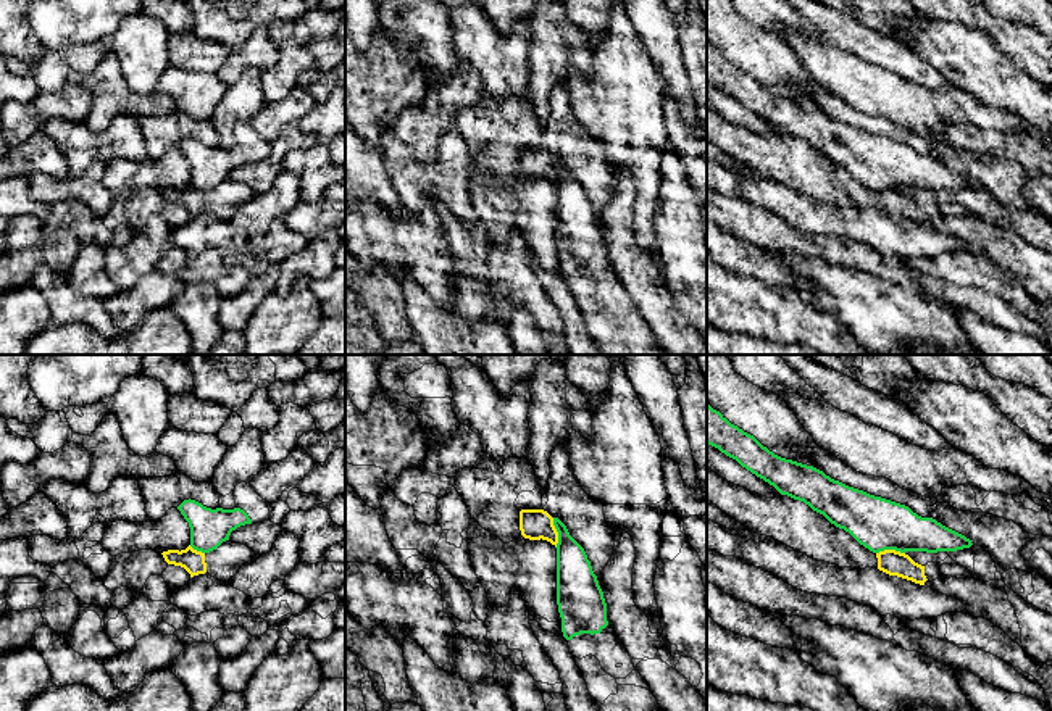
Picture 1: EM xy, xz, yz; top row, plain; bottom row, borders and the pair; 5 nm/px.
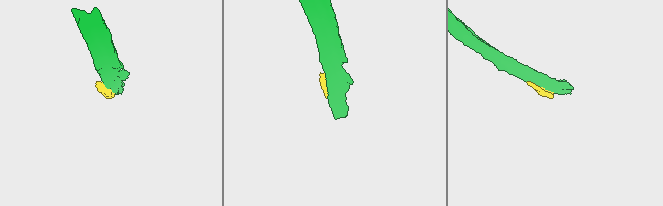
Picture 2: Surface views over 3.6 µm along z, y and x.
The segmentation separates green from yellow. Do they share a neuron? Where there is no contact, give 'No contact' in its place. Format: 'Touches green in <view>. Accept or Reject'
Touches green in xz. Reject

